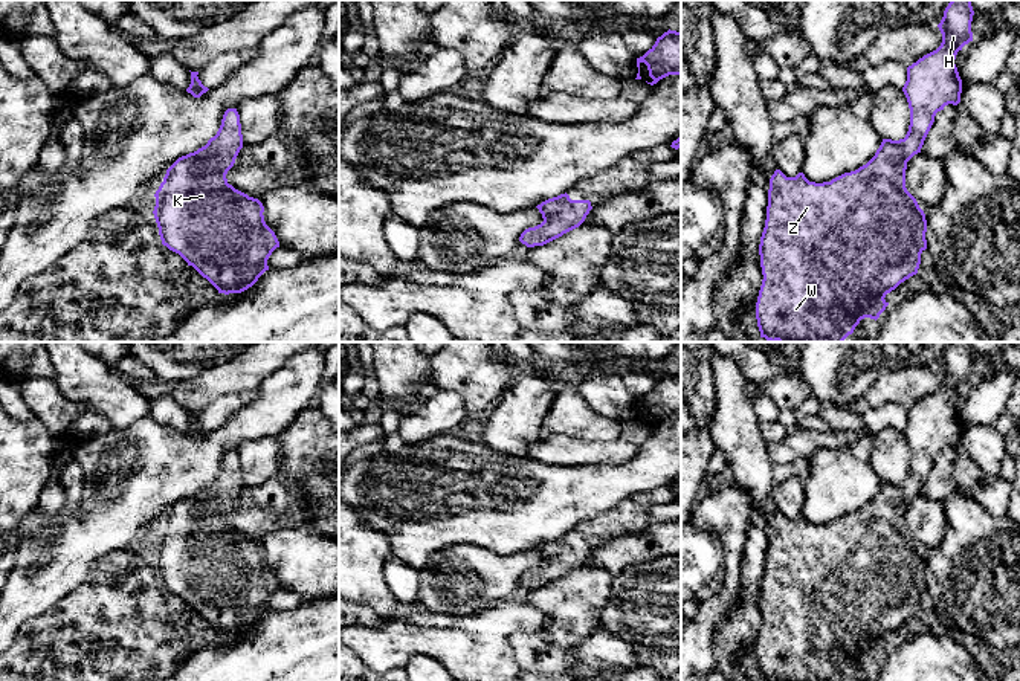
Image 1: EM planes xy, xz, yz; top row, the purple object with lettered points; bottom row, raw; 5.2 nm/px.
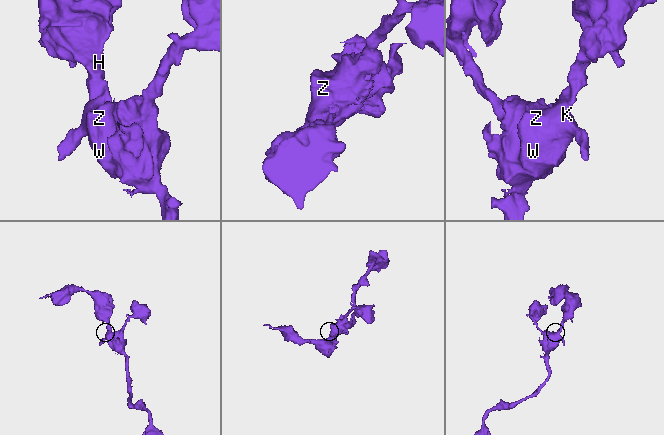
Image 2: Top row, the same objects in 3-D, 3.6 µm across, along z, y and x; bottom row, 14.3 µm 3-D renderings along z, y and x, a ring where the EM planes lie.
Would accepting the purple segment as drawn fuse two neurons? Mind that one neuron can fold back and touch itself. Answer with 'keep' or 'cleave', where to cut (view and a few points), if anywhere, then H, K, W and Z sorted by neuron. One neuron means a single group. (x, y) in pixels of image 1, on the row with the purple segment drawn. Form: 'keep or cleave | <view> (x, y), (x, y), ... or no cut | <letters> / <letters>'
keep | no cut | H K W Z

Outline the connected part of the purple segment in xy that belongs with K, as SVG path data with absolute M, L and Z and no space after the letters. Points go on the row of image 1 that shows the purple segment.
M228 108L217 134L205 147L179 157L154 194L153 214L162 244L224 295L252 287L269 270L267 260L279 247L275 232L264 221L263 203L228 183L226 174L241 148L240 115L237 108Z

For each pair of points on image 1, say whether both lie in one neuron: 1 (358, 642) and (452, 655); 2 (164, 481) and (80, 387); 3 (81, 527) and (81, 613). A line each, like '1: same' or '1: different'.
1: same
2: different
3: different

